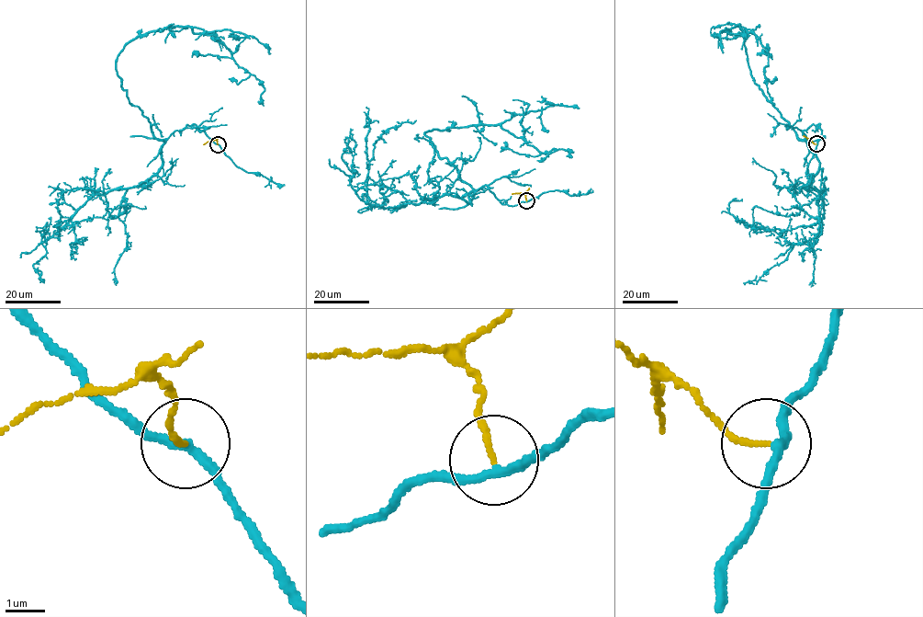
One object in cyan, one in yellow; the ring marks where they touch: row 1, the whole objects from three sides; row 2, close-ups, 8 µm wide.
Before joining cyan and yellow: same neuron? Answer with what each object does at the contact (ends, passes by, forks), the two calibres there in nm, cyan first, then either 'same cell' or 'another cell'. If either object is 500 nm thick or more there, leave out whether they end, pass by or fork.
cyan passes by; yellow ends there; 220 nm thick on the cyan side, 120 nm on the other; same cell

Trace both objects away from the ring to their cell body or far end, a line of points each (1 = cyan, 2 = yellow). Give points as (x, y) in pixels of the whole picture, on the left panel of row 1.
1: (218, 143), (194, 124), (154, 135), (118, 74), (126, 44), (176, 26), (212, 34), (264, 87), (264, 105)
2: (218, 143), (215, 140), (204, 144)

